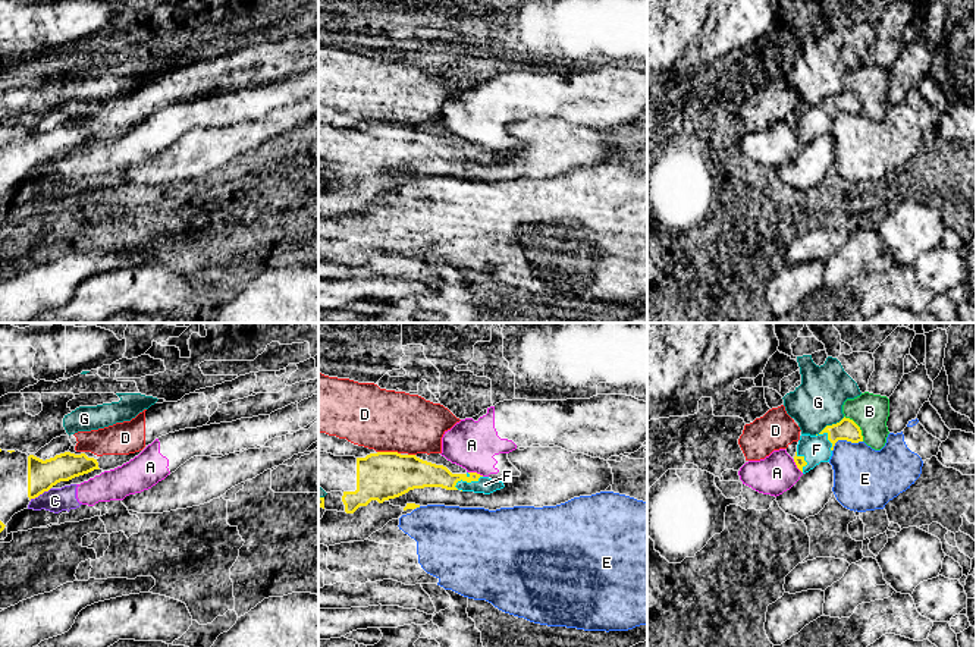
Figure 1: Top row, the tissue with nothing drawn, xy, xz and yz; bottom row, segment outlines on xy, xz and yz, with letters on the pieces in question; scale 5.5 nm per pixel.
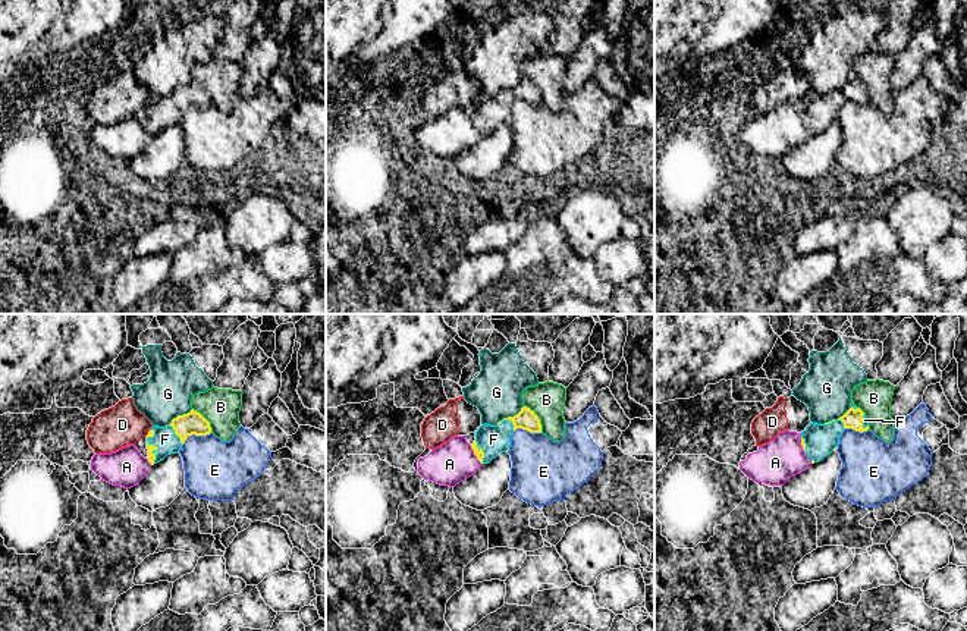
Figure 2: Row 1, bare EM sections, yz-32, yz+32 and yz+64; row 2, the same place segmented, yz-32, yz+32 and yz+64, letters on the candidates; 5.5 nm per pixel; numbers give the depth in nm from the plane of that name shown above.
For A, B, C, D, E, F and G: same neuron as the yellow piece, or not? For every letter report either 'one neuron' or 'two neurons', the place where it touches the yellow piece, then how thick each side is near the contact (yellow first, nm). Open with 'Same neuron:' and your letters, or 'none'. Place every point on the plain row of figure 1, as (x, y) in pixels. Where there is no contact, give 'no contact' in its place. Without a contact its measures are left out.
Same neuron: F
A: two neurons; contact xz (476, 144); calibres 130 and 260 nm
B: two neurons; contact yz (859, 99); calibres 110 and 200 nm
C: two neurons; contact xy (40, 165); calibres 160 and 130 nm
D: two neurons; contact xz (389, 123); calibres 260 and 340 nm
E: two neurons; contact yz (844, 110); calibres 110 and 340 nm
F: one neuron; contact xz (467, 153); calibres 140 and 90 nm
G: two neurons; contact yz (829, 97); calibres 110 and 280 nm

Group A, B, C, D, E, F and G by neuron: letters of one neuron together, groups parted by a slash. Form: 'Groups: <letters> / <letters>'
Groups: A C / B / D / E / F / G

